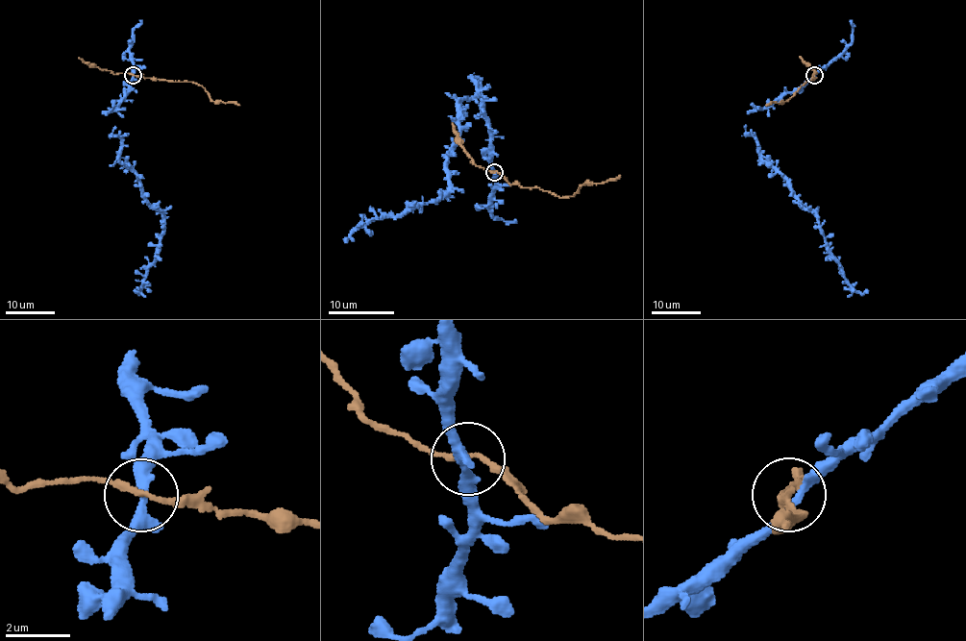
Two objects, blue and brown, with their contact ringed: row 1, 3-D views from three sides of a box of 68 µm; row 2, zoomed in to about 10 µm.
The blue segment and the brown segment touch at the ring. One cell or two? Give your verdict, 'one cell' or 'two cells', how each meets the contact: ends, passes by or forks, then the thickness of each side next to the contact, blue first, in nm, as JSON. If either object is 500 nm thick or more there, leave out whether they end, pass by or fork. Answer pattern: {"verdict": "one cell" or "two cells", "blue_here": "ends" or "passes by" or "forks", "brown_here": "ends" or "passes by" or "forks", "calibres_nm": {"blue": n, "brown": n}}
{"verdict": "one cell", "blue_here": "passes by", "brown_here": "passes by", "calibres_nm": {"blue": 300, "brown": 160}}

